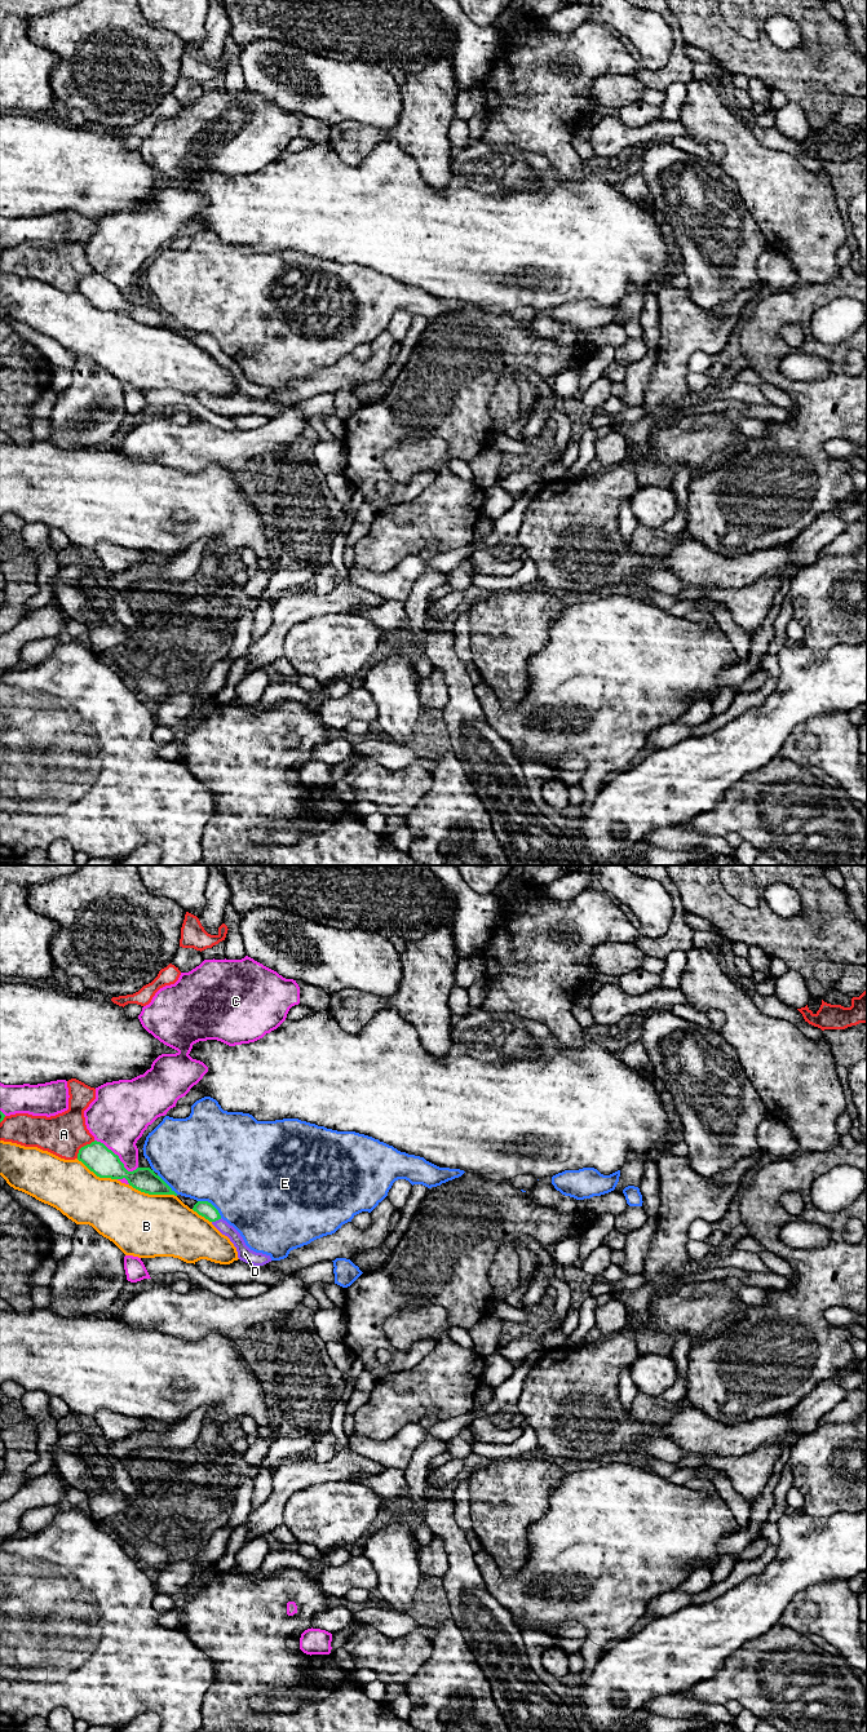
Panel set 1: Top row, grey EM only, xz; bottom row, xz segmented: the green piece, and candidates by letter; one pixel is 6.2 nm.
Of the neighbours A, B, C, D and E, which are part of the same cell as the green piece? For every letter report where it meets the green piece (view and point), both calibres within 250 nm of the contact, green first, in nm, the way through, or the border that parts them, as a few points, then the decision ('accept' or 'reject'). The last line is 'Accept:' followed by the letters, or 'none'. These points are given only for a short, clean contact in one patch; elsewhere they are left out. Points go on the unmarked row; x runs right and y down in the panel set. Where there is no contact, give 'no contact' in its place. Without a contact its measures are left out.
A: meets green in xz at (84, 278); 180 nm thick on the green side, 260 nm on the other; reject
B: meets green in xz at (153, 326); 150 nm thick on the green side, 400 nm on the other; reject
C: meets green in xz at (118, 288); 180 nm thick on the green side, 360 nm on the other; reject
D: meets green in xz at (216, 351); 100 nm thick on the green side, 80 nm on the other; runs through xz (206, 341), (216, 351), (222, 358); accept
E: meets green in xz at (211, 336); 100 nm thick on the green side, 500 nm on the other; reject
Accept: D

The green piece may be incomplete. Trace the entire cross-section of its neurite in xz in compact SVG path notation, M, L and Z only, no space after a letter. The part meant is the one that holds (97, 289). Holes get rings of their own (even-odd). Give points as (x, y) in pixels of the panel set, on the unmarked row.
M92 274L79 282L78 292L99 310L125 310L133 320L149 327L177 325L150 300L137 300L128 304L119 288L101 274Z

